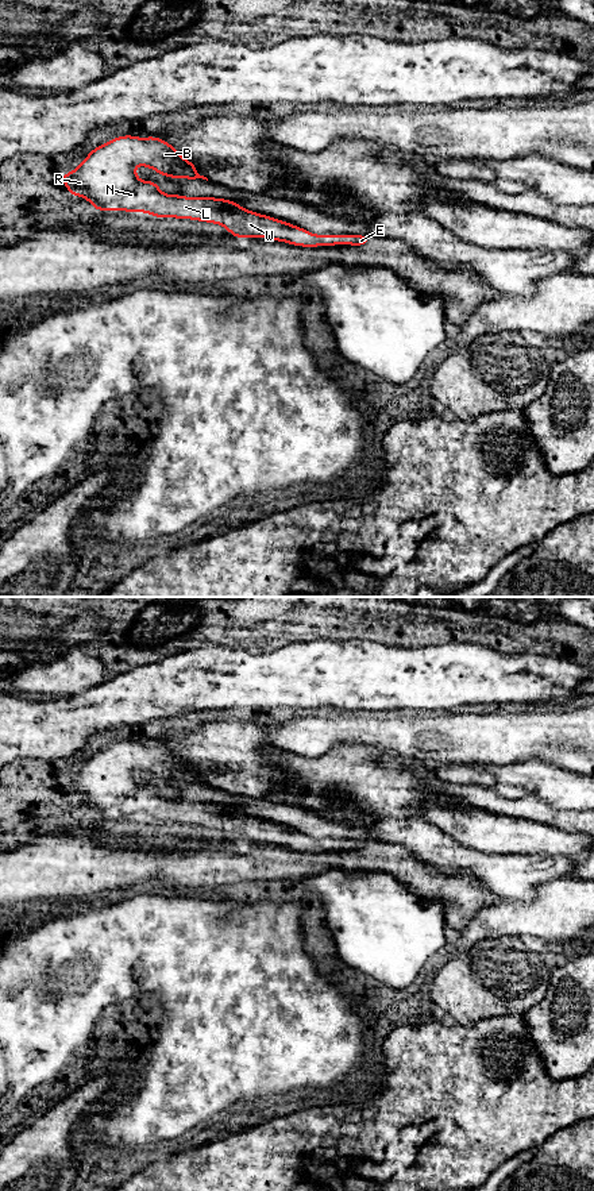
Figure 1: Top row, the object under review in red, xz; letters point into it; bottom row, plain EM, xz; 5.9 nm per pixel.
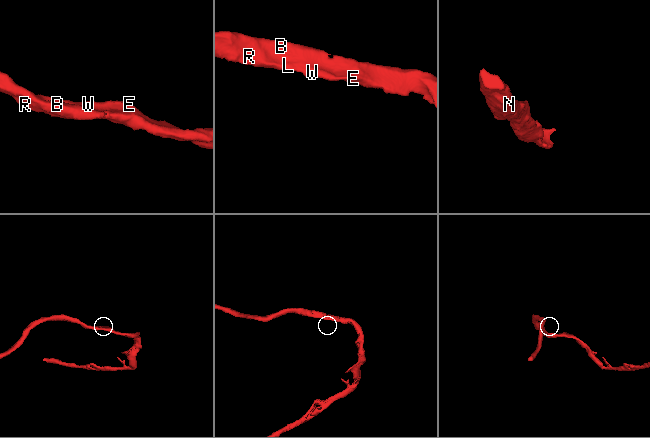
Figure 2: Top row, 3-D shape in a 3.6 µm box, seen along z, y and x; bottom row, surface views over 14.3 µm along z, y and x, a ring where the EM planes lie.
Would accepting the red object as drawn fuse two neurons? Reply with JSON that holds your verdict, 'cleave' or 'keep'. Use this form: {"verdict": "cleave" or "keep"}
{"verdict": "keep"}

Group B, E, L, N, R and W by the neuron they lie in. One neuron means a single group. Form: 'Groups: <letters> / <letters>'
Groups: B E L N R W

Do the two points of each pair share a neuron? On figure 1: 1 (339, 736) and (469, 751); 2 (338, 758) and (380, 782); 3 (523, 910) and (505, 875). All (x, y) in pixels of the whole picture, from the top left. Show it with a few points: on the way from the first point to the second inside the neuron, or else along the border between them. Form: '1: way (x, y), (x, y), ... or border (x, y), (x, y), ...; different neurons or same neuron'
1: way (371, 735), (436, 739); same neuron
2: way (348, 769), (362, 782), (369, 782); same neuron
3: border (544, 883), (537, 887), (532, 900), (504, 901); different neurons

